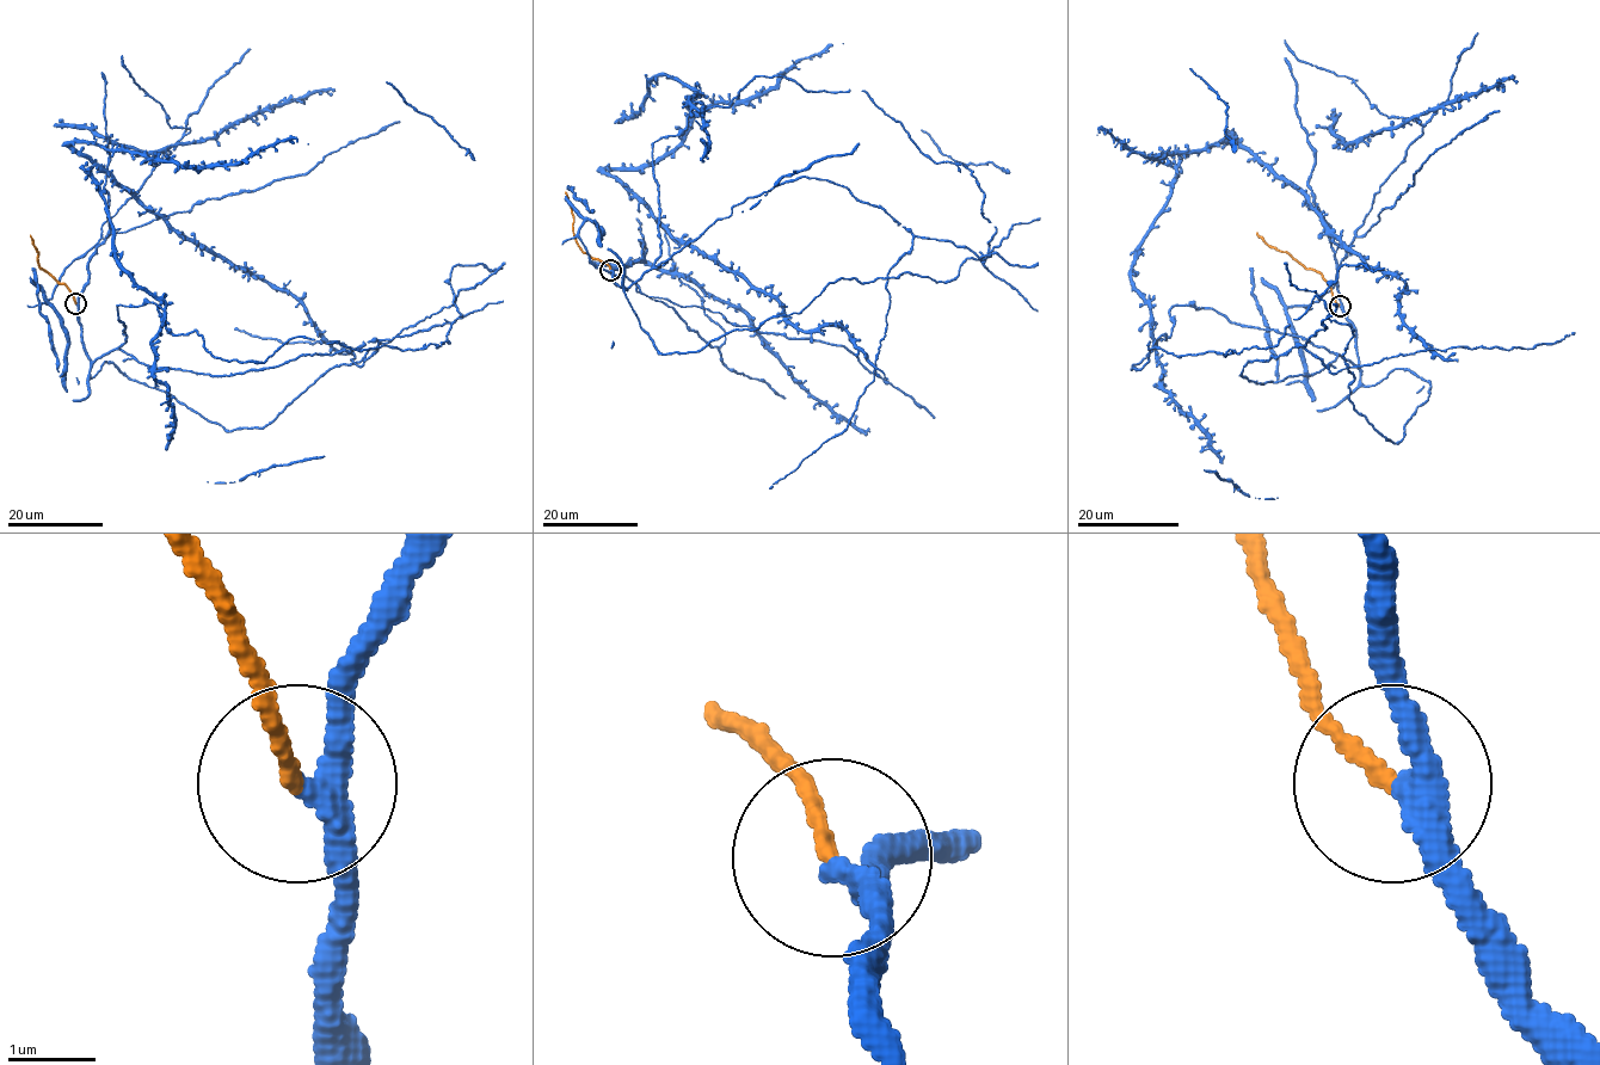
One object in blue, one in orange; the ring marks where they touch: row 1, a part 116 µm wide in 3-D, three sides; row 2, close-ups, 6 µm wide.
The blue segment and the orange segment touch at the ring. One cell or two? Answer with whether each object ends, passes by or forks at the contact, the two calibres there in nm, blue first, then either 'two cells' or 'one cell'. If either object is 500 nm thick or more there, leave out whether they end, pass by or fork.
blue passes by; orange ends; calibres 320 and 160 nm; one cell

